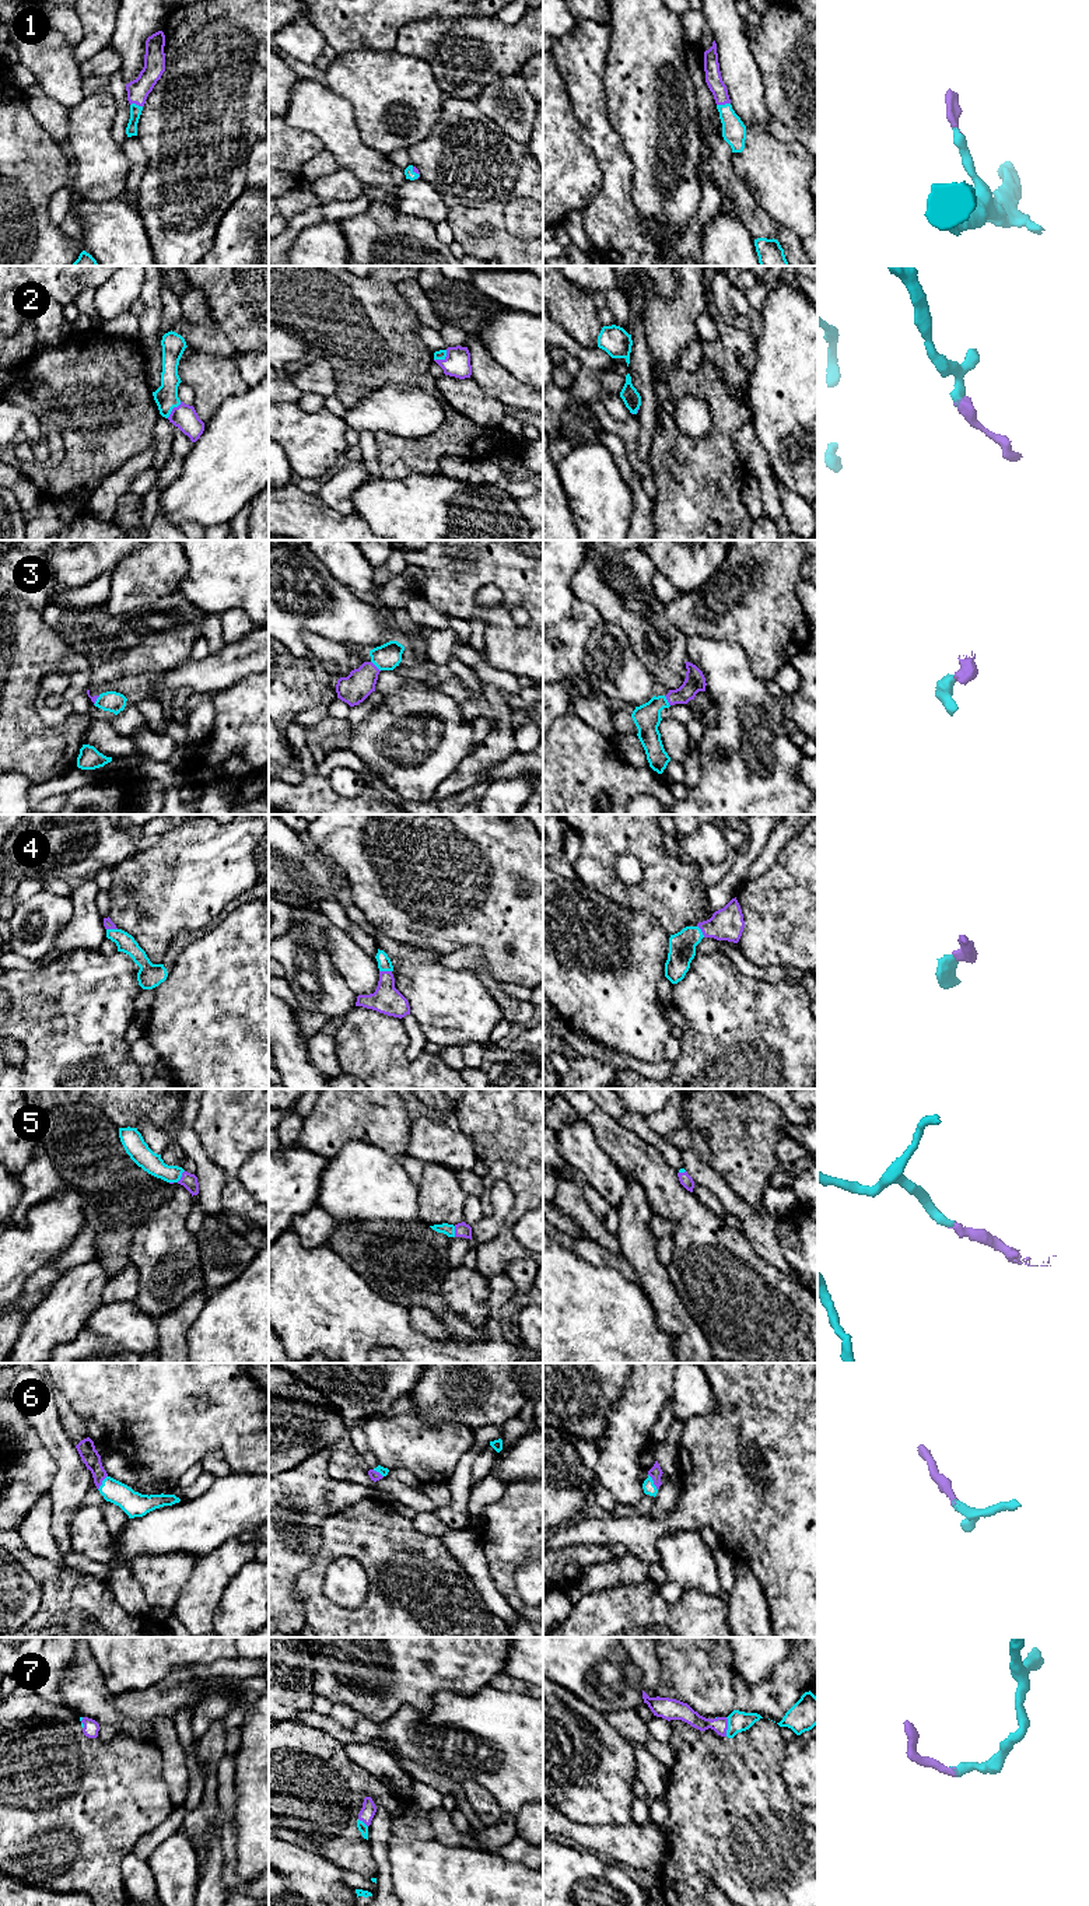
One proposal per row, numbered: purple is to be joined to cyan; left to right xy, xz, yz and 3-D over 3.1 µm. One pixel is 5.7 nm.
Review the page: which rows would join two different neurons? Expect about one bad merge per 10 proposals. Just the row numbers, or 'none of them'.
none of them

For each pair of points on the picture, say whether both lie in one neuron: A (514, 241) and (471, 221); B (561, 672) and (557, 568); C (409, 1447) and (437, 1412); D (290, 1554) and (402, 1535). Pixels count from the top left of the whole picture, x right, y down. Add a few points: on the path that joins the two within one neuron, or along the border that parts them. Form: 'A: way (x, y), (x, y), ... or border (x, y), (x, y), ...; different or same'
A: way (503, 230), (494, 221), (482, 221); same
B: way (557, 647), (557, 594); same
C: border (412, 1411), (427, 1425), (461, 1425); different
D: border (325, 1519), (312, 1563), (297, 1577); different

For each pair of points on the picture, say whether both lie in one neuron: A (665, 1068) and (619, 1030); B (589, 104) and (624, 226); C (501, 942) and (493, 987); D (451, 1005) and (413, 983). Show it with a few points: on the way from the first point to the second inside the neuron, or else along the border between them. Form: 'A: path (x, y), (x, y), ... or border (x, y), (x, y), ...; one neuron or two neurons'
A: border (627, 1054), (650, 1062), (664, 1061); two neurons
B: path (598, 135), (616, 165), (616, 195); one neuron
C: border (485, 970), (503, 983); two neurons
D: path (441, 999), (423, 983); one neuron

